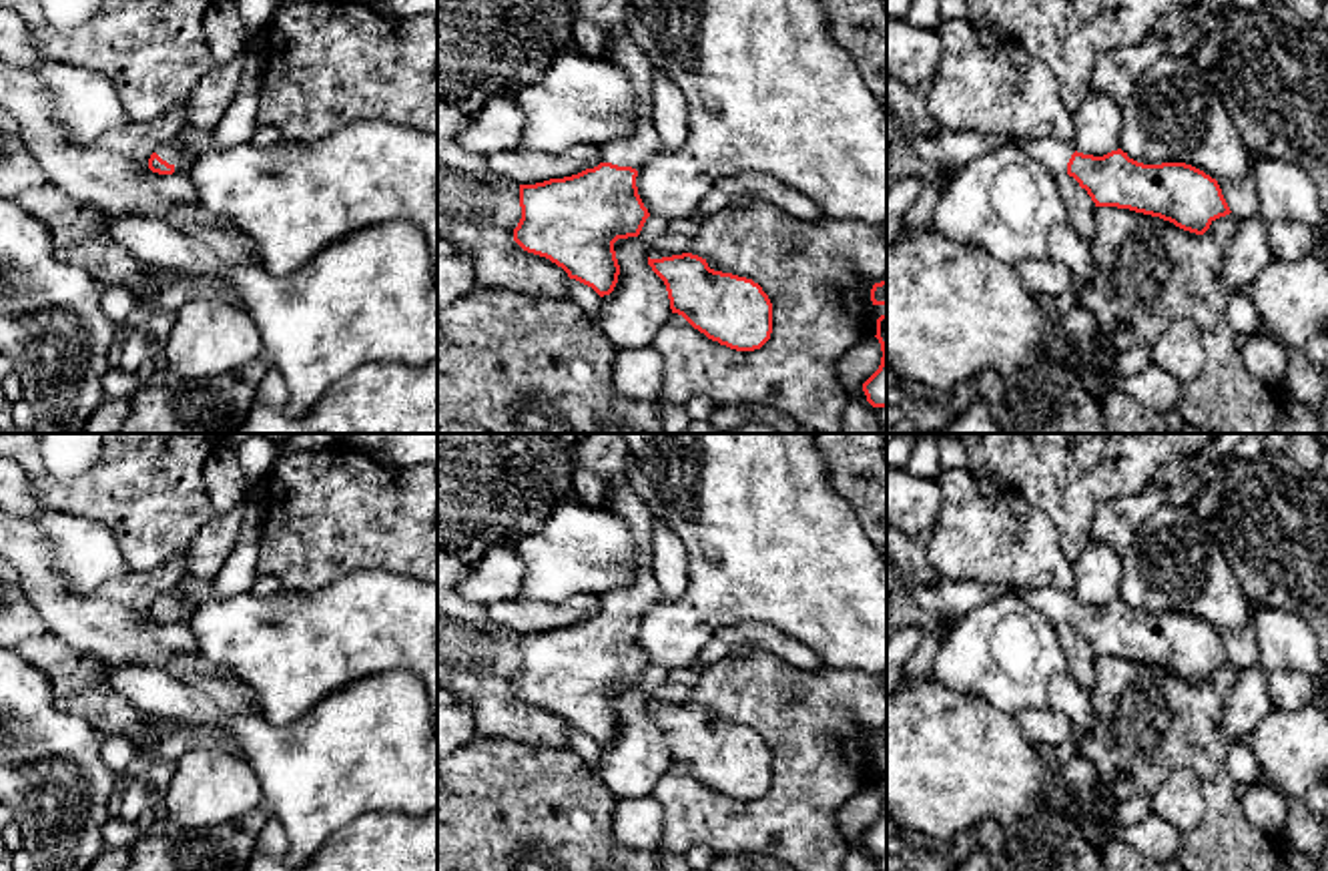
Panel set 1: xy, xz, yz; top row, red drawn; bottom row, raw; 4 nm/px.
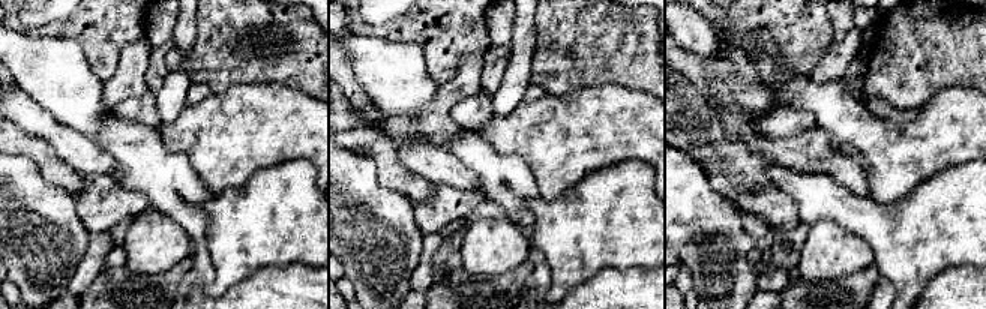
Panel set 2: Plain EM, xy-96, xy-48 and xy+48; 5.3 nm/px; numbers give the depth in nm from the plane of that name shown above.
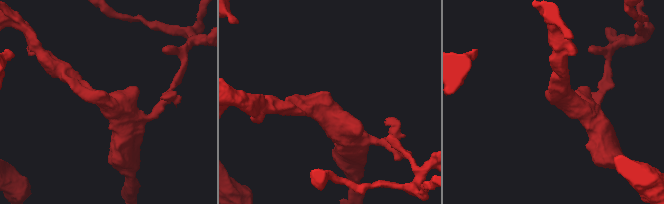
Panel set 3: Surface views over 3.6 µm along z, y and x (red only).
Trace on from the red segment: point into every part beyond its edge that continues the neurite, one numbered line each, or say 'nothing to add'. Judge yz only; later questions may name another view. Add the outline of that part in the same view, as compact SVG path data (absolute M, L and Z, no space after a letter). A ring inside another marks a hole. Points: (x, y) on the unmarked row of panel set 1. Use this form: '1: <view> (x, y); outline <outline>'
1: yz (949, 601); outline M887 554L887 592L891 590L905 590L921 610L935 614L945 624L961 620L975 606L1005 592L1023 596L1055 626L1067 624L1067 612L1075 602L1071 592L1059 588L1019 588L1013 584L987 586L979 582L953 582L939 578L925 584L913 584Z

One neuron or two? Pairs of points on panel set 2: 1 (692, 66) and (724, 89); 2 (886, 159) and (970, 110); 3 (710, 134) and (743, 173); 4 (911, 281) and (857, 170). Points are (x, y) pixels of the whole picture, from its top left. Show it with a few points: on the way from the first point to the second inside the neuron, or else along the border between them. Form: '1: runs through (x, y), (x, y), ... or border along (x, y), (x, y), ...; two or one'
1: runs through (700, 71), (716, 81); one
2: runs through (907, 155), (931, 144), (949, 131); one
3: runs through (713, 143), (734, 164); one
4: border along (836, 182), (859, 195), (869, 197); two

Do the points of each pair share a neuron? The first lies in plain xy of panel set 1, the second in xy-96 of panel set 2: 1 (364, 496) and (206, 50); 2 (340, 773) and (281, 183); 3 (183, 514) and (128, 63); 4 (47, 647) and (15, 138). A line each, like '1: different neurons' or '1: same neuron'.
1: same neuron
2: same neuron
3: different neurons
4: same neuron

